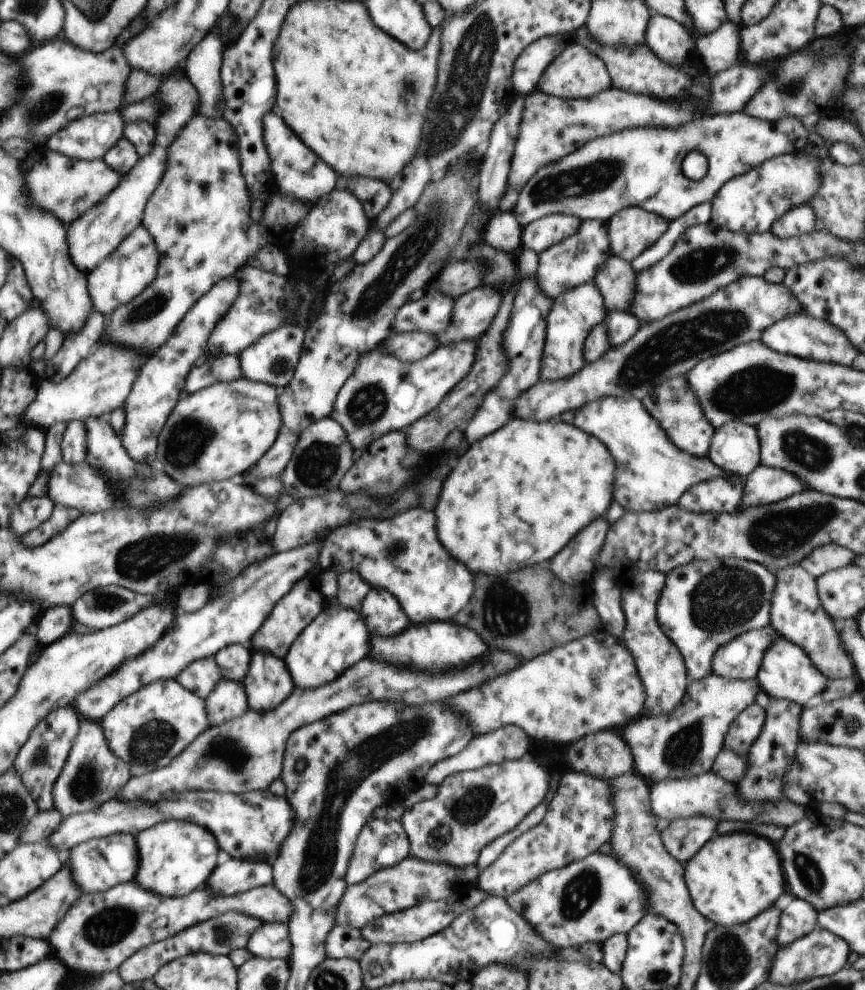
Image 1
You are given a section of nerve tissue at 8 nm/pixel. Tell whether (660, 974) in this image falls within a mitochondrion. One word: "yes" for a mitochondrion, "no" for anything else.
yes

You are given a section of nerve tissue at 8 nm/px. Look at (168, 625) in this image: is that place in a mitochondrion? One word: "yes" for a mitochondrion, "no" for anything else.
no

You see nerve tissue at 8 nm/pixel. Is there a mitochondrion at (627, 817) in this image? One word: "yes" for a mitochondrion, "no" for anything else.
no

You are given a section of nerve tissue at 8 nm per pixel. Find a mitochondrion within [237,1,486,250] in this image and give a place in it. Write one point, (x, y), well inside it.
(256, 108)

